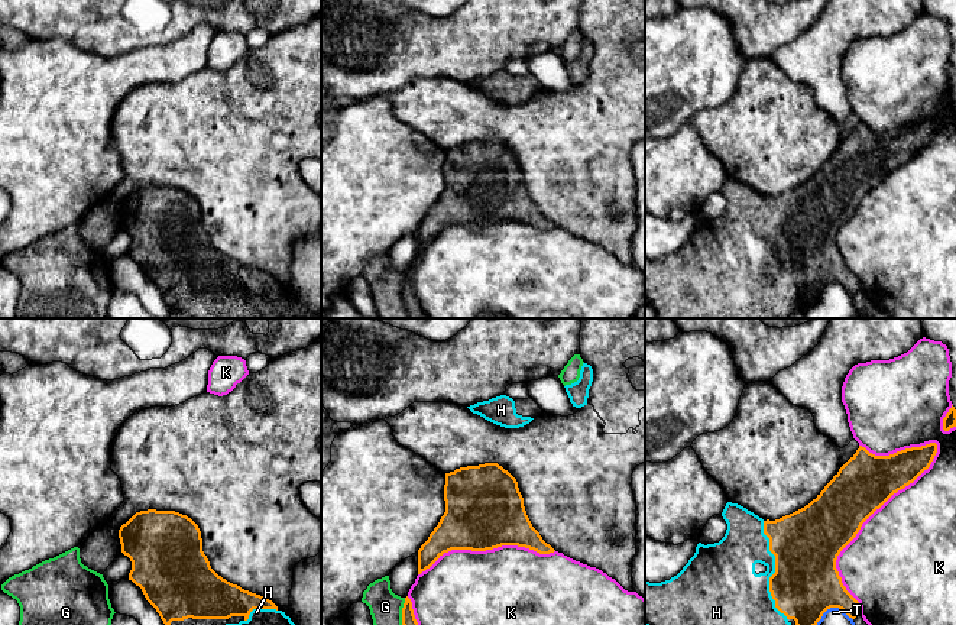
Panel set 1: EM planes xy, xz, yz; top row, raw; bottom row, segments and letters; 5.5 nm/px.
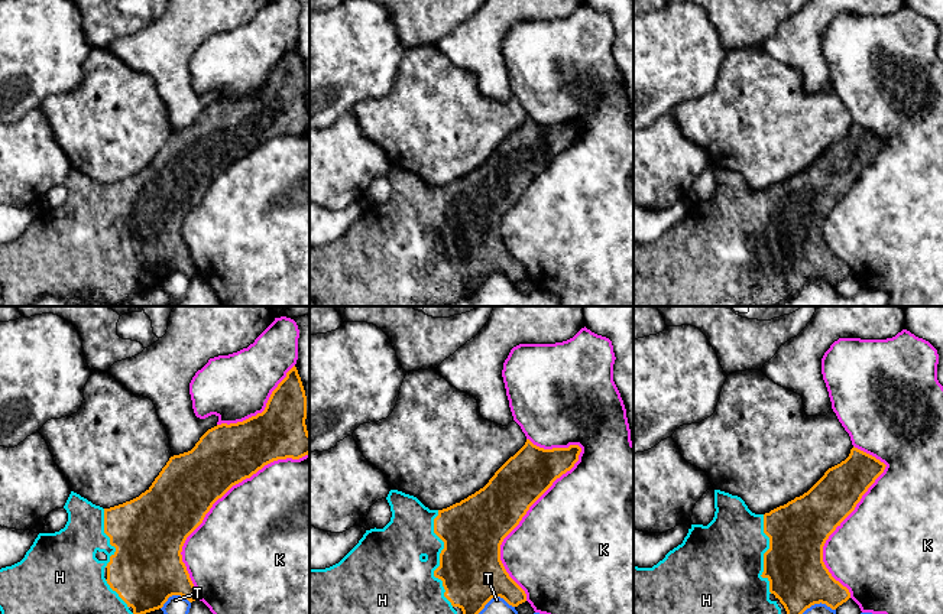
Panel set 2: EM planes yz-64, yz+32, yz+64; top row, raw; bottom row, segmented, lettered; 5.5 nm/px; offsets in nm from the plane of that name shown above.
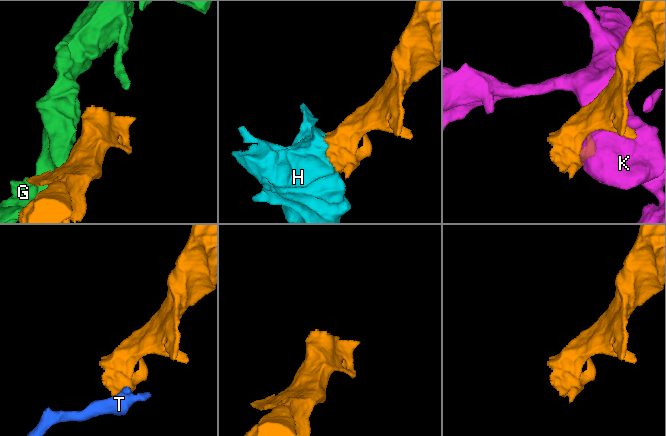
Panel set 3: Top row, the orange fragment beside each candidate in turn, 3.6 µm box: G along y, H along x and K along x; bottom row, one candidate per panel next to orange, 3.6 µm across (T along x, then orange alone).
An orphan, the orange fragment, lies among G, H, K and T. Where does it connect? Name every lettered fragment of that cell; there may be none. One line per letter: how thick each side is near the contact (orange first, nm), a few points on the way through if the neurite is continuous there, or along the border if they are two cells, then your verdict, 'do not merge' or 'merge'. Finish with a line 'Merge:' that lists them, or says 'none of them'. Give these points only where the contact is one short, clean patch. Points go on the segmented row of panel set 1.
G: calibres 80 and 180 nm; do not merge
H: calibres 380 and 320 nm; merge
K: calibres 320 and 480 nm; do not merge
T: calibres 380 and 100 nm; do not merge
Merge: H

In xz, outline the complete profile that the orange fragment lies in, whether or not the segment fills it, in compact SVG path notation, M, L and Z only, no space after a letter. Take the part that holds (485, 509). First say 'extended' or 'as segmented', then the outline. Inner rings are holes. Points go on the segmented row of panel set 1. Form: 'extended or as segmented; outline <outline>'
as segmented; outline M498 463L467 466L445 473L444 501L444 515L418 550L418 574L451 550L486 551L502 545L518 545L539 554L555 551L532 527L516 479Z

